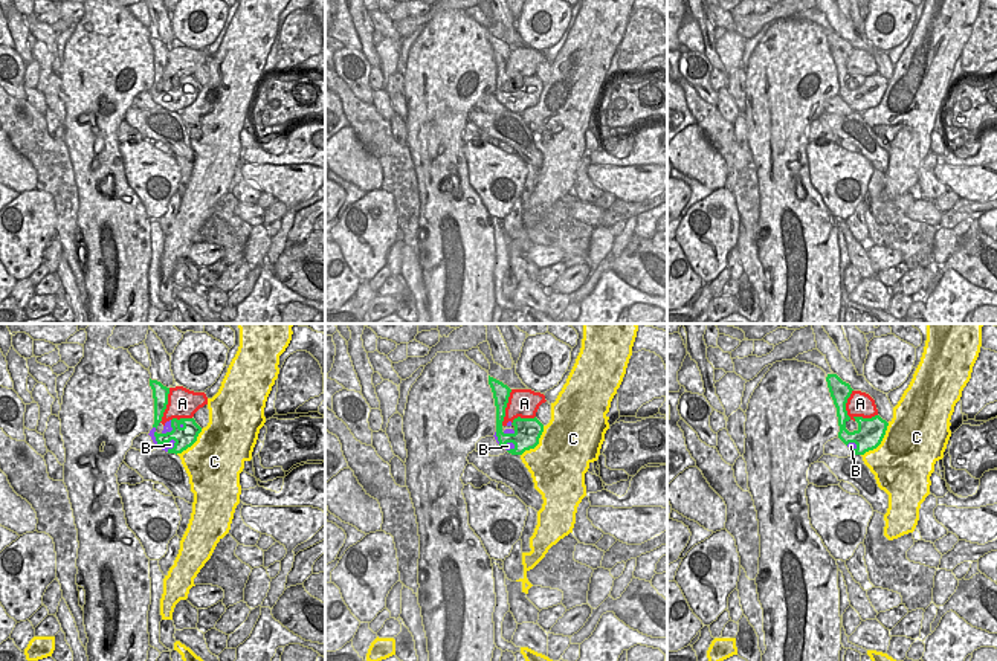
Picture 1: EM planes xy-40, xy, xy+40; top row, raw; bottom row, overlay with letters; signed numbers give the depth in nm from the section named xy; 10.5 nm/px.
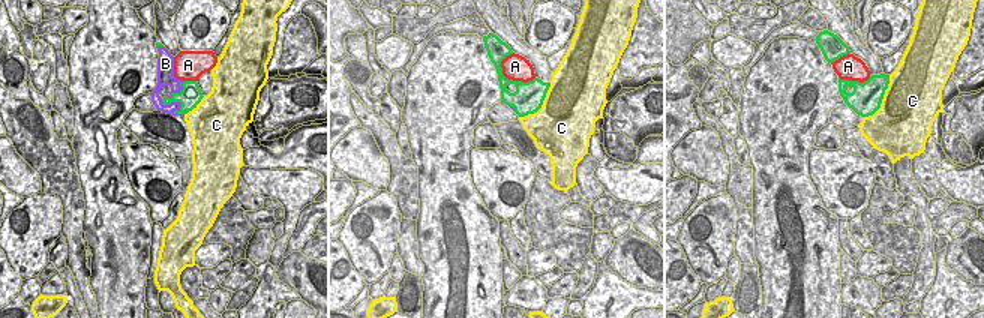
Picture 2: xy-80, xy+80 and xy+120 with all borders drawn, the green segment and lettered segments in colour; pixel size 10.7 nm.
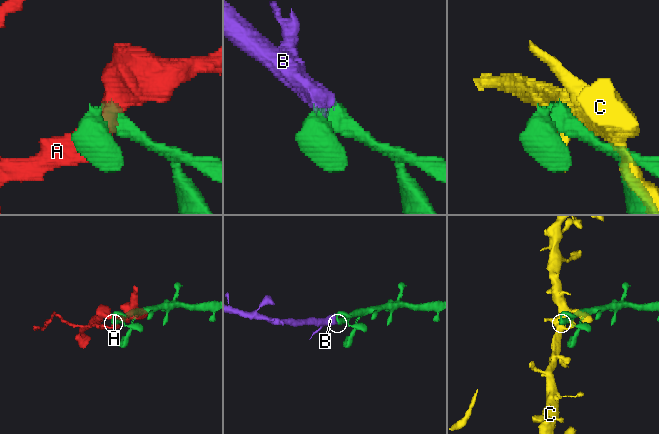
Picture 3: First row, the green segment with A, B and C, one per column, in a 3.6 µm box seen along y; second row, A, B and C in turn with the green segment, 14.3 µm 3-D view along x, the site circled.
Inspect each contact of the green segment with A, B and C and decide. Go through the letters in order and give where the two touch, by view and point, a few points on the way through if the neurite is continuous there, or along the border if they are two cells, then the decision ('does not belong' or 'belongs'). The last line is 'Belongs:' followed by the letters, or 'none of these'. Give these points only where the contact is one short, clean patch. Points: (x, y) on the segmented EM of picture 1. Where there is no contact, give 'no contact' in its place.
A: contact xy+40 (849, 417); does not belong
B: contact xy-40 (162, 444); belongs
C: contact xy+40 (880, 443); does not belong
Belongs: B

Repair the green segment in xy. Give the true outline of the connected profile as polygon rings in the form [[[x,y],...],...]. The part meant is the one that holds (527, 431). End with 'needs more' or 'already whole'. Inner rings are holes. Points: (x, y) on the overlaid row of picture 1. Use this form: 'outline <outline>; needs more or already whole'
outline [[[490,376],[489,385],[492,388],[496,406],[496,432],[493,435],[496,443],[511,455],[522,455],[525,450],[534,449],[539,444],[544,424],[536,417],[518,417],[513,421],[508,421],[508,427],[504,430],[502,421],[511,389]]]; needs more

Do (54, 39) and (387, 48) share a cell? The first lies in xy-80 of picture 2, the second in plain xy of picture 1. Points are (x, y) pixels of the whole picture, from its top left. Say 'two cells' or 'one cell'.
two cells

